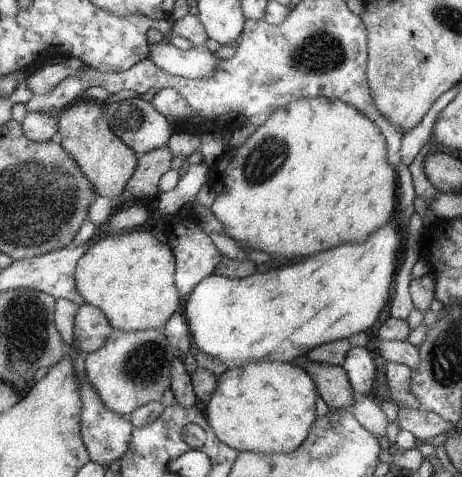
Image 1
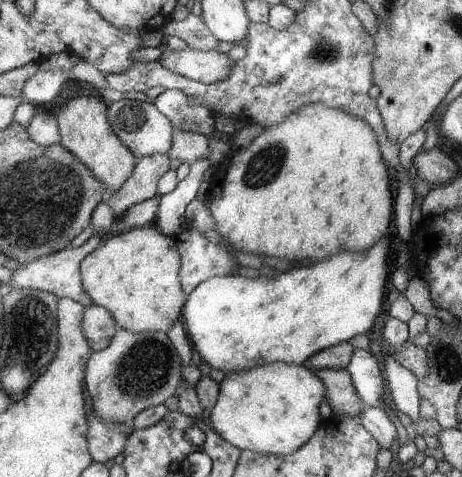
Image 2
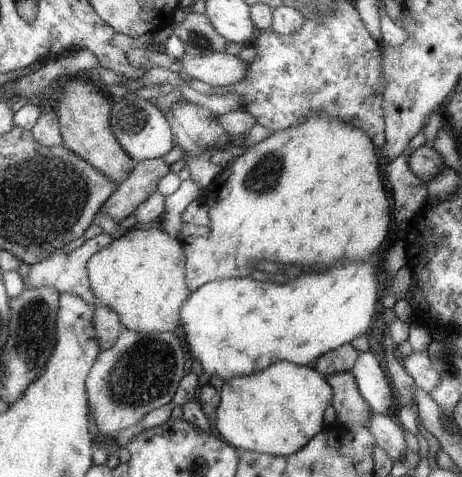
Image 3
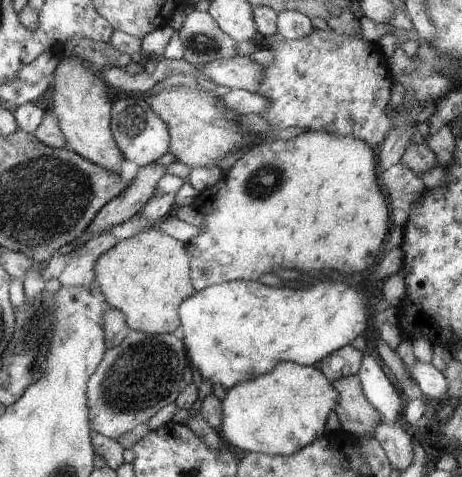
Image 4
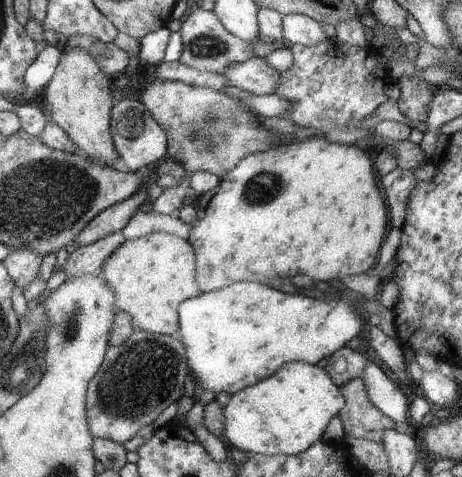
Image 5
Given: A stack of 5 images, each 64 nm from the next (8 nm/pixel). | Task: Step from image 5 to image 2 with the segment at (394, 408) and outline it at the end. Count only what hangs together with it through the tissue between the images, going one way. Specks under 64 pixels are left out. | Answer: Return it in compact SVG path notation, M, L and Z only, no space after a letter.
M355 350L345 370L353 380L361 406L371 406L371 408L383 406L381 404L381 370L369 350Z

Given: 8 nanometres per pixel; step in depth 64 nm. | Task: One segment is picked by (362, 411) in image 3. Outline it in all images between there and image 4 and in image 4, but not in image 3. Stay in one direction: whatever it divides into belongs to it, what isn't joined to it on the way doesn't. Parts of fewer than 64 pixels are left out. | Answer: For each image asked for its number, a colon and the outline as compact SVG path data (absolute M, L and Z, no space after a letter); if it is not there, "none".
4: M343 376L333 382L333 388L339 392L337 420L341 430L357 438L371 440L377 424L381 422L381 416L365 398L361 380L357 376Z

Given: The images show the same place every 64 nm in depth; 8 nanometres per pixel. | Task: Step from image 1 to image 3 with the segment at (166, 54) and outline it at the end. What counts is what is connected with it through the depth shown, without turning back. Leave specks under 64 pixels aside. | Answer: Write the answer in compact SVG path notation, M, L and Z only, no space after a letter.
M213 52L209 56L187 56L177 60L173 70L177 74L185 74L193 80L209 84L211 88L223 88L237 84L245 76L245 64L239 62L235 56Z

